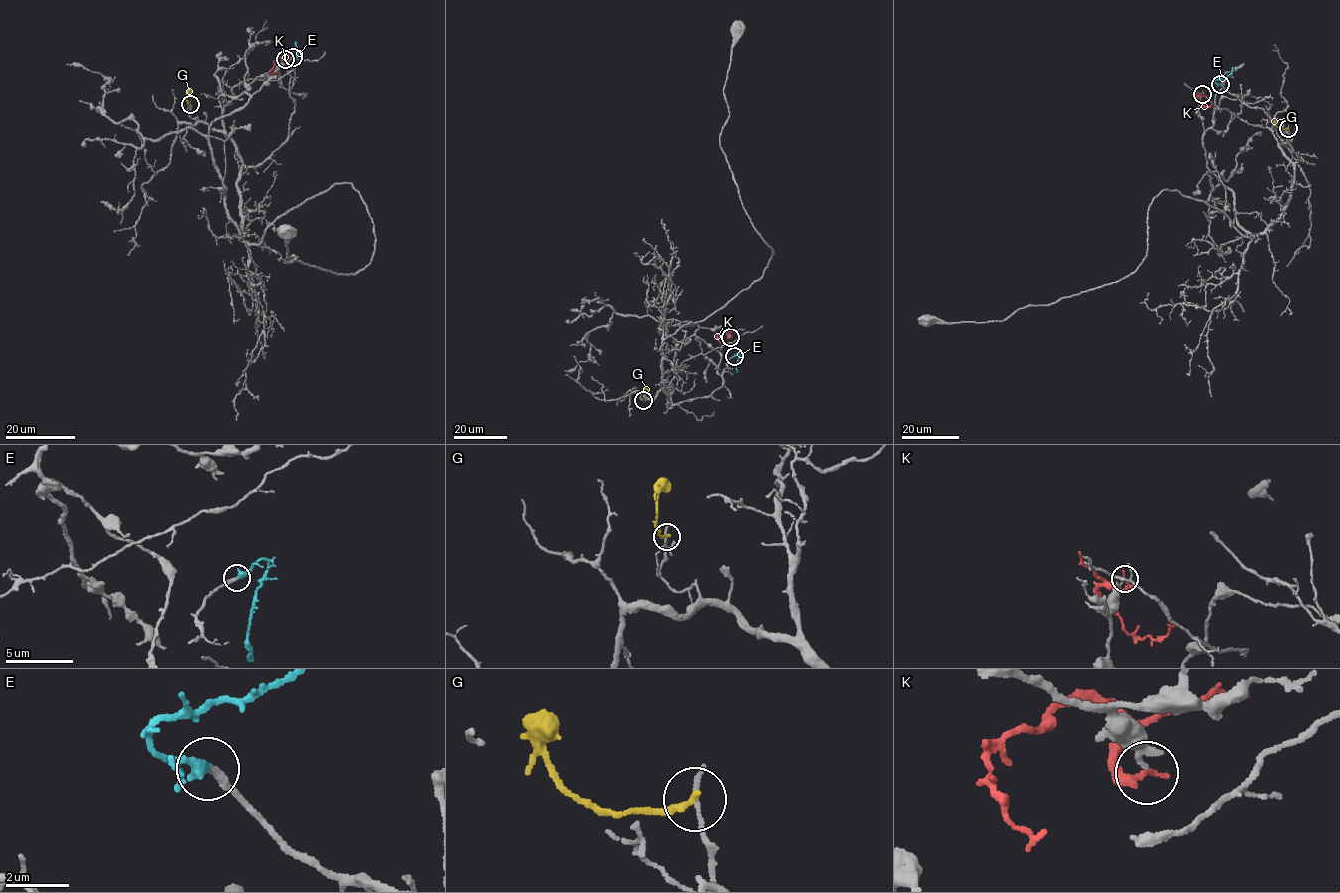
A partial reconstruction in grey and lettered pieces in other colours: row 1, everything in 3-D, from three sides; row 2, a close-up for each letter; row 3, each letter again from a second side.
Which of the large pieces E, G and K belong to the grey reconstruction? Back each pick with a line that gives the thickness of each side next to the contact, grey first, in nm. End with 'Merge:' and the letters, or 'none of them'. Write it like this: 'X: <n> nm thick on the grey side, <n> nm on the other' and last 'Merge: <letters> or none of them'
E: 300 nm thick on the grey side, 360 nm on the other
Merge: E

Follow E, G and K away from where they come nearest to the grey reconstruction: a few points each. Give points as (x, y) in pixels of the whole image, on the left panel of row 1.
E: (293, 57), (299, 52), (296, 51), (295, 42)
G: (190, 105), (187, 102), (189, 89)
K: (285, 60), (276, 58), (270, 72), (278, 72)

